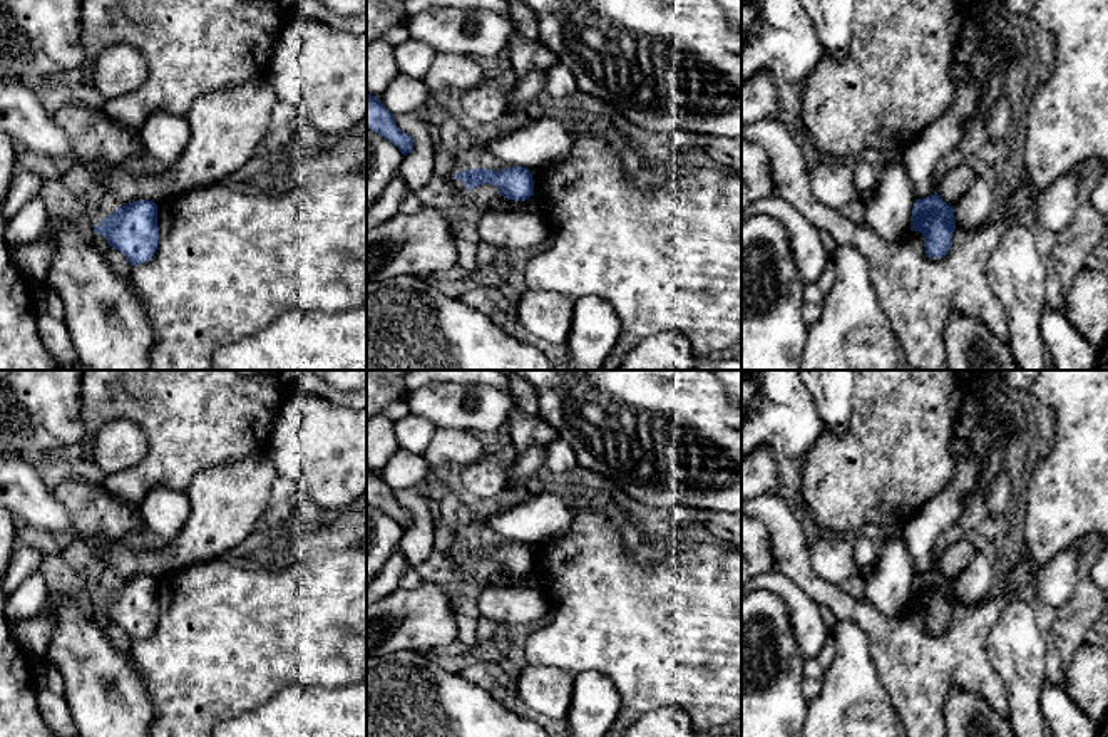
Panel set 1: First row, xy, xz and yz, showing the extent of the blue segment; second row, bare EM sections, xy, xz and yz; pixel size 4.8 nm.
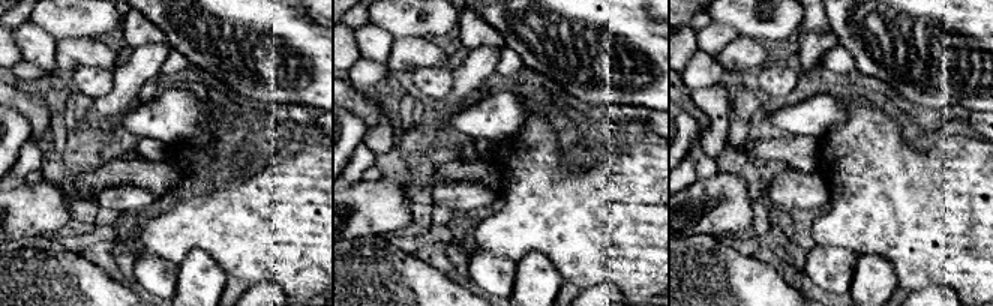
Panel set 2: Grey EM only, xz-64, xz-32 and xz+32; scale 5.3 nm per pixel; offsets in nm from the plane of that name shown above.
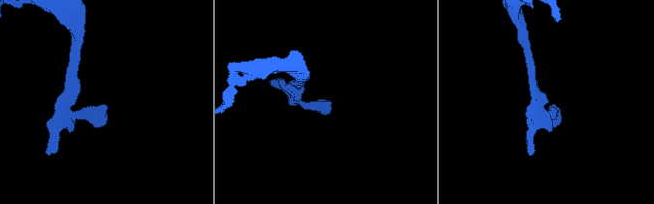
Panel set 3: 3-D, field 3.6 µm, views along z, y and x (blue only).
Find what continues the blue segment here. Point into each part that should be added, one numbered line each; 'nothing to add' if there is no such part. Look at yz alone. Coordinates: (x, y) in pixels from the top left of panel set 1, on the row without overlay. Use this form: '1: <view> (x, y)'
nothing to add

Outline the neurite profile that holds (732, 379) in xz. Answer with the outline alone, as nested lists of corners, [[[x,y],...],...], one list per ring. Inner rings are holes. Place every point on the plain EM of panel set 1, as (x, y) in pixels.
[[[710,370],[723,384],[730,400],[741,407],[741,370]]]

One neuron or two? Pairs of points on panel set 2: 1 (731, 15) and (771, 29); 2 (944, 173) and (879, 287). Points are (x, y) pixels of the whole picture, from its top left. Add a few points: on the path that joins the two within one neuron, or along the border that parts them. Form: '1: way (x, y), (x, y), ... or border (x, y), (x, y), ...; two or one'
1: way (741, 15), (747, 15), (761, 26); one
2: border (860, 255), (882, 257), (891, 266), (897, 285); two

